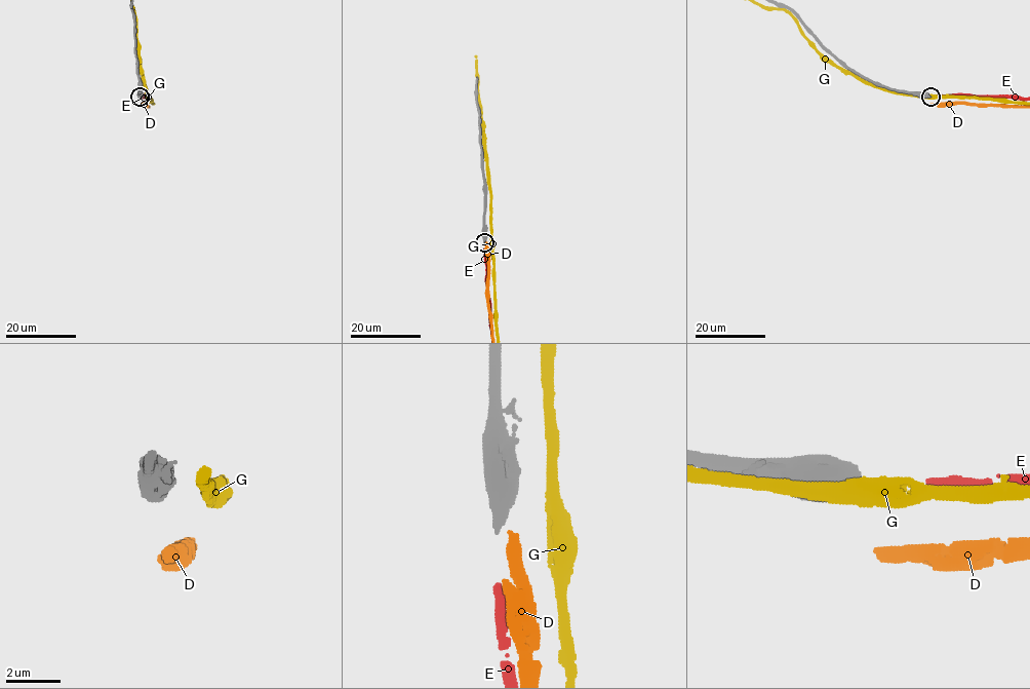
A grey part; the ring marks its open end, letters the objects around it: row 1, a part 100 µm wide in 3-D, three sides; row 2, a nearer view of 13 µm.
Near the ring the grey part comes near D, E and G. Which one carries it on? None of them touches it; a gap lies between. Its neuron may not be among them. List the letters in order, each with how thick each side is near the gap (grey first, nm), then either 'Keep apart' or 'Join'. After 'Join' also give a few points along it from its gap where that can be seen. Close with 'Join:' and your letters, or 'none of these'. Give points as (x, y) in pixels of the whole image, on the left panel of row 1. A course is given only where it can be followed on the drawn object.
D: Thickness 420 nm (grey) against 440 nm. Keep apart
E: Thickness 420 nm (grey) against 480 nm. Join
G: Thickness 420 nm (grey) against 600 nm. Keep apart
Join: E

